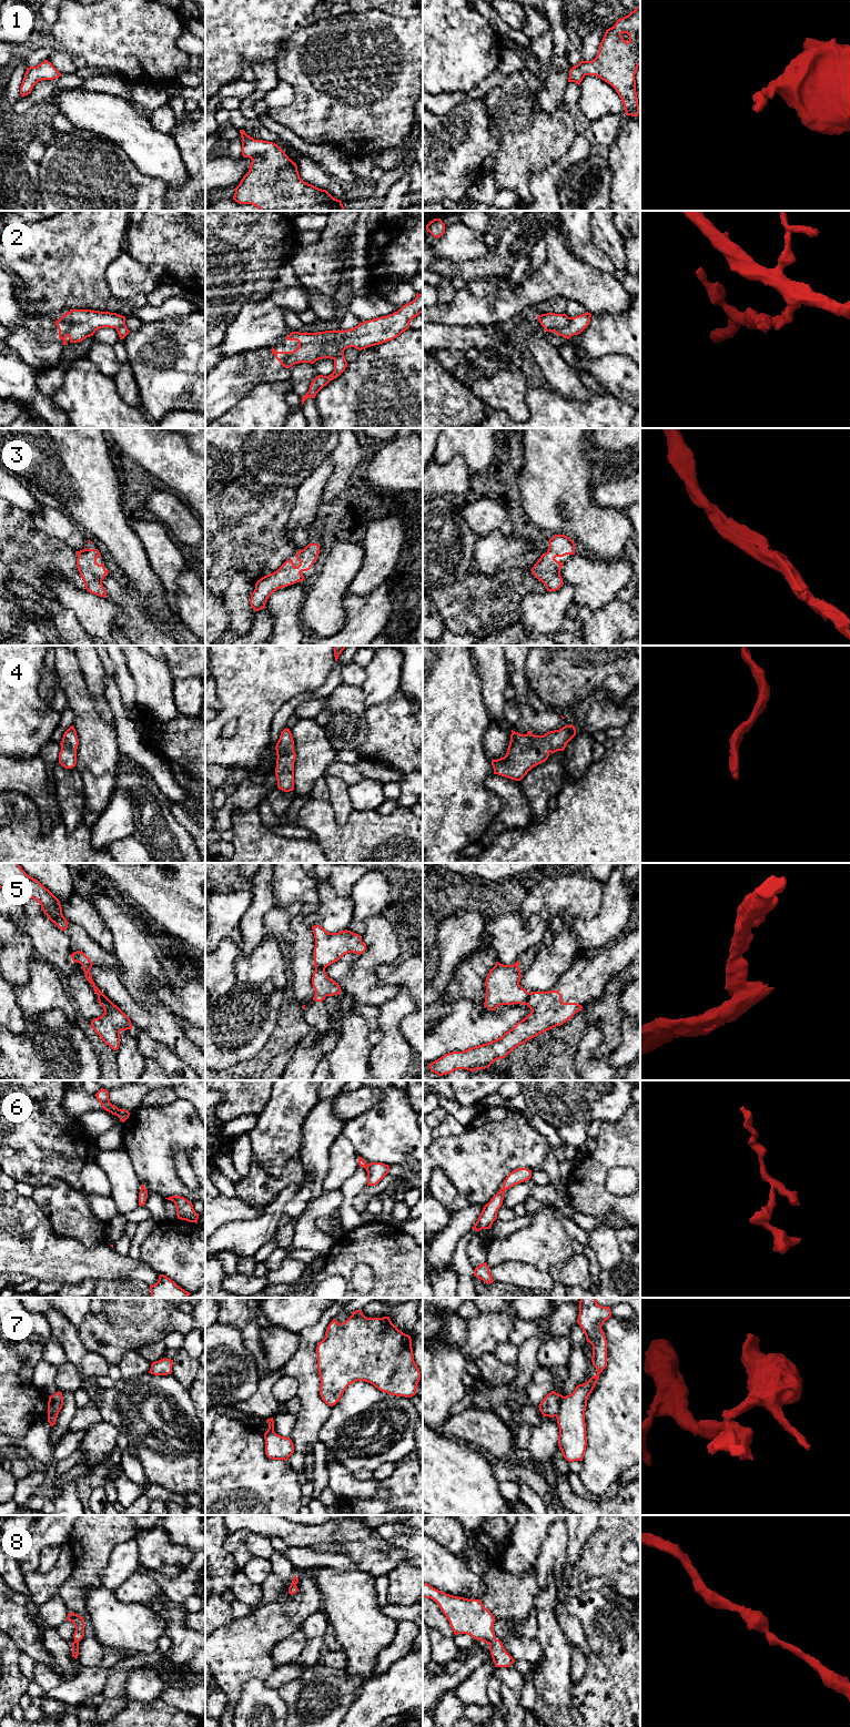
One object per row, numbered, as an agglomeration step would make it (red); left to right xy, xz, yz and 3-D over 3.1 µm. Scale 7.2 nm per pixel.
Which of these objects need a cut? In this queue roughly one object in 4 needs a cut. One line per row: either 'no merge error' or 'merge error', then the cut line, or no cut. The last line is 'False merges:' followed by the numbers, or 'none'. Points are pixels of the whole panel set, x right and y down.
1: no merge error; cut none
2: merge error; cut yz (570, 317), (570, 321), (565, 326), (554, 331)
3: no merge error; cut none
4: no merge error; cut none
5: merge error; cut xy (98, 996), (104, 996), (109, 1001)
6: no merge error; cut none
7: merge error; cut yz (563, 1397), (559, 1403), (559, 1411), (555, 1415)
8: no merge error; cut none
False merges: 2, 5, 7

